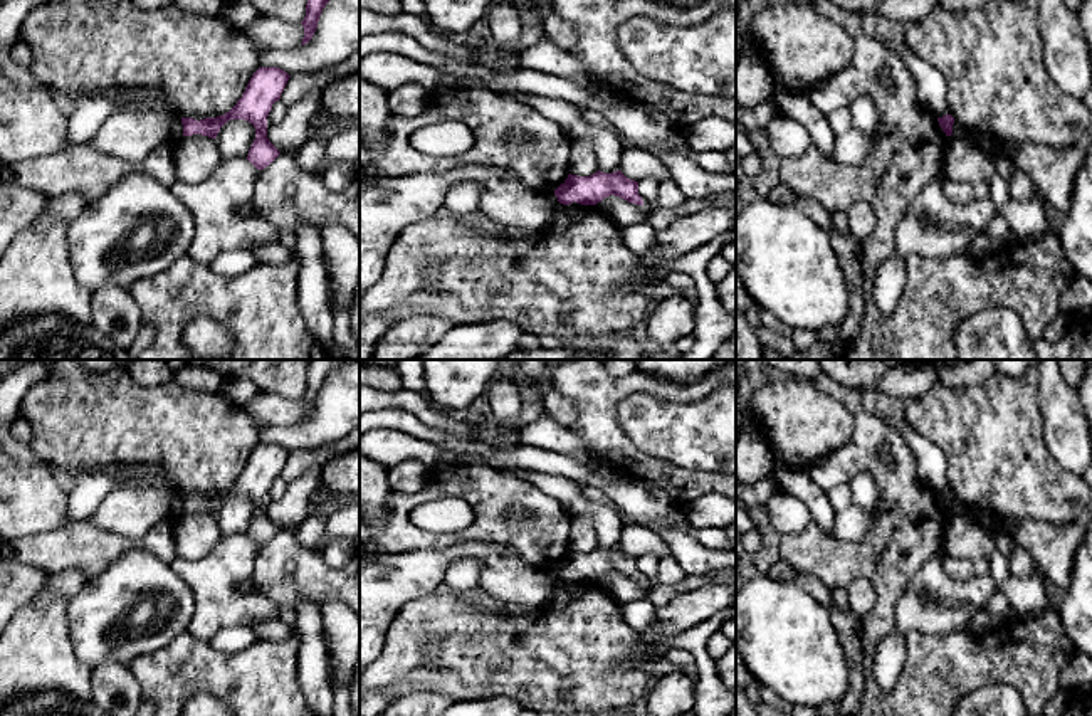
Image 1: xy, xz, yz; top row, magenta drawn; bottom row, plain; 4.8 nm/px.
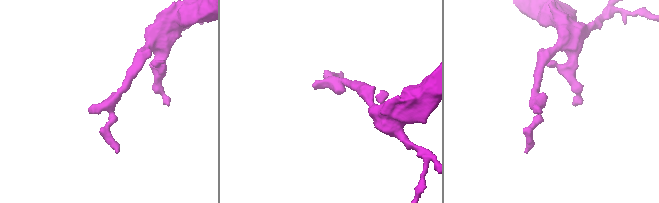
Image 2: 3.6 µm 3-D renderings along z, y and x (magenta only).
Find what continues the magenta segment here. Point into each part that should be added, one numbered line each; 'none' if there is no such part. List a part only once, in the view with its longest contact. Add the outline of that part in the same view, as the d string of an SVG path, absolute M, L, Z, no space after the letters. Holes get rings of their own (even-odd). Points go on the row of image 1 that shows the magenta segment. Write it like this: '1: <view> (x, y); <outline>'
none

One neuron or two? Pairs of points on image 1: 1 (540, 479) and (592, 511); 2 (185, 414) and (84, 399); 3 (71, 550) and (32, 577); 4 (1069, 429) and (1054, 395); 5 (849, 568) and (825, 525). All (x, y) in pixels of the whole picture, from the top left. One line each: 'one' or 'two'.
1: one
2: one
3: two
4: one
5: two

